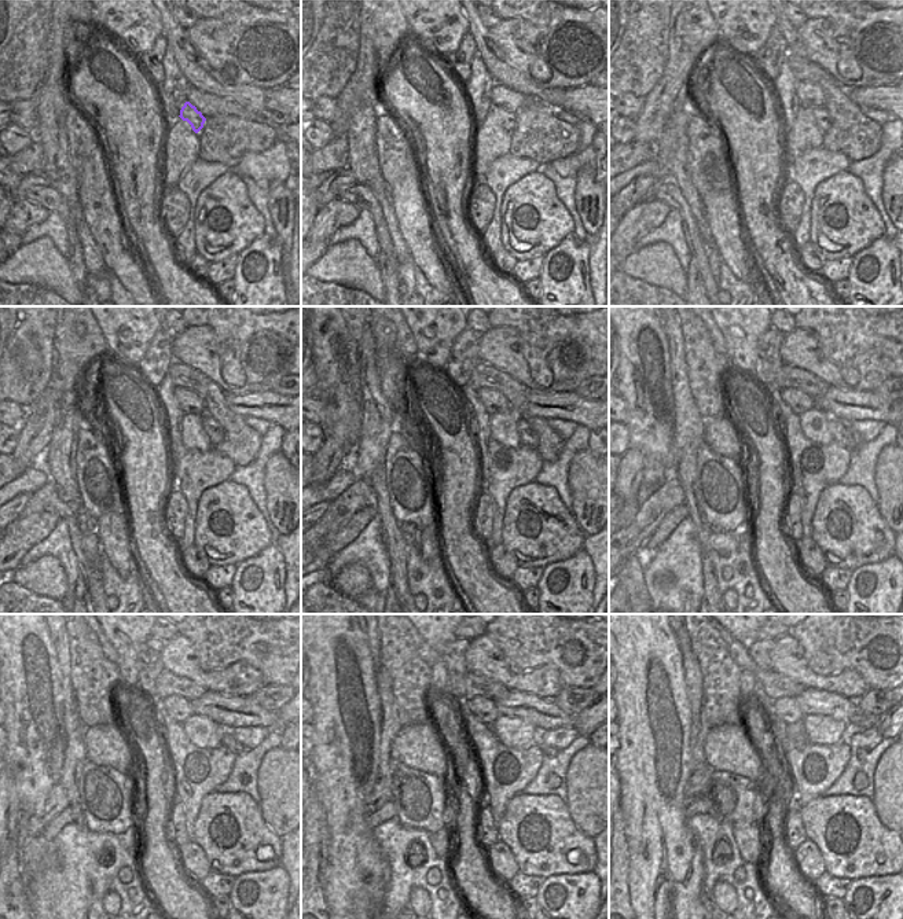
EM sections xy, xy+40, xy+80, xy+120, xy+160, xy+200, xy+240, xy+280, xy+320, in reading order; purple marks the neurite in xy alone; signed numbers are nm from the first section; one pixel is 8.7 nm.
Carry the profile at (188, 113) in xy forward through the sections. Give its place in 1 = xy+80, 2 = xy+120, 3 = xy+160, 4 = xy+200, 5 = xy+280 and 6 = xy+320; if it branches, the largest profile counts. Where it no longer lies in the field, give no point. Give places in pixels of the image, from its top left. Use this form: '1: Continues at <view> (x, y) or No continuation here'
1: Continues at xy+80 (821, 114)
2: Continues at xy+120 (212, 427)
3: Continues at xy+160 (527, 436)
4: Continues at xy+200 (841, 434)
5: Continues at xy+280 (547, 750)
6: Continues at xy+320 (862, 753).

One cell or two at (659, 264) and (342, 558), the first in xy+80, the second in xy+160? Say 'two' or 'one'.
two

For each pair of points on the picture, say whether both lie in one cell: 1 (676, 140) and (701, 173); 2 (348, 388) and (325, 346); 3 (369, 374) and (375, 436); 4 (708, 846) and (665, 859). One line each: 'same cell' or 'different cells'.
1: different cells
2: same cell
3: same cell
4: different cells

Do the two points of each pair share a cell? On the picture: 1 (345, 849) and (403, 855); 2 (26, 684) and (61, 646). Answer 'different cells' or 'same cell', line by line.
1: different cells
2: different cells

